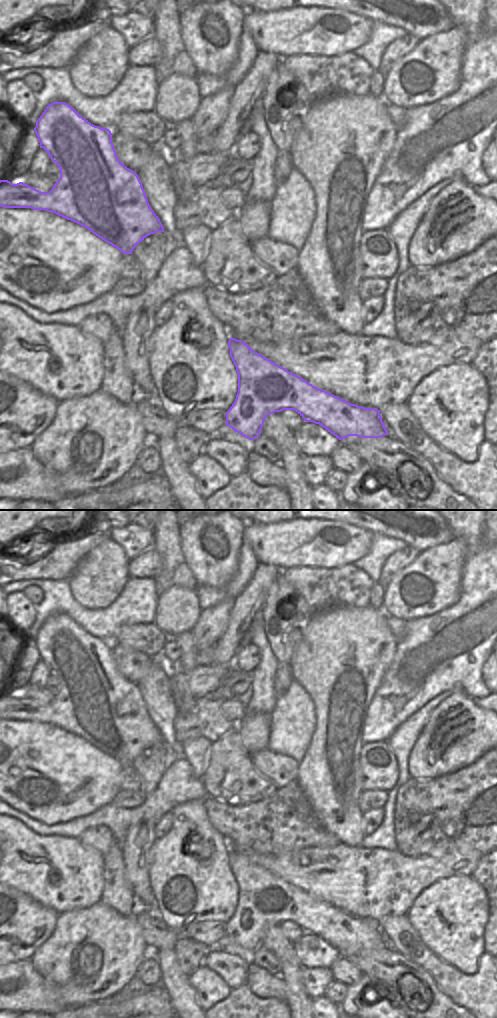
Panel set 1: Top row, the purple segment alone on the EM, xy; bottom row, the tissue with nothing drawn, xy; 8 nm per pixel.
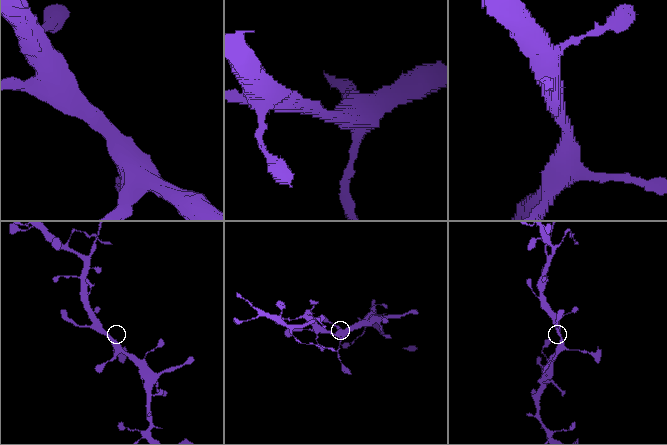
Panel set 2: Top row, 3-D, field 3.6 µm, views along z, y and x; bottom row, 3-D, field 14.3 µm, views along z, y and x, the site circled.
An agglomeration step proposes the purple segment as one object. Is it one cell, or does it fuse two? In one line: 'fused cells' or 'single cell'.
single cell

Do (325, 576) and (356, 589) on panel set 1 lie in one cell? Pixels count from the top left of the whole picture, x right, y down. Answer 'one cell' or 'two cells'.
one cell

